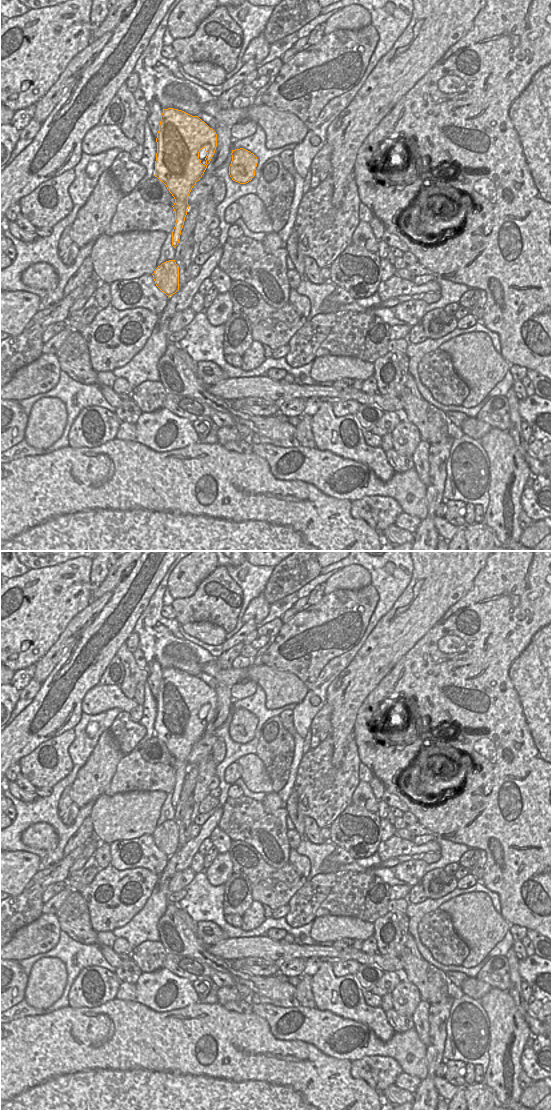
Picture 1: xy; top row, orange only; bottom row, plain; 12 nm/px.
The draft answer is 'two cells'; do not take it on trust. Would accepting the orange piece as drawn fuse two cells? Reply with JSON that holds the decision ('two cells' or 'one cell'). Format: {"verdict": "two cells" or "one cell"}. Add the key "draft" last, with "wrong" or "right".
{"verdict": "one cell", "draft": "wrong"}

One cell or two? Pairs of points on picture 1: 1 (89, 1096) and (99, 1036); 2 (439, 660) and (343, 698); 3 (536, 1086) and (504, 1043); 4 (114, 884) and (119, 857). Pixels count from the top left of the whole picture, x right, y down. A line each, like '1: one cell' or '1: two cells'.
1: one cell
2: two cells
3: two cells
4: two cells

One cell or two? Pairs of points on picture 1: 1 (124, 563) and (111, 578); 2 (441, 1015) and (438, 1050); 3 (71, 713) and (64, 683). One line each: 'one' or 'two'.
1: one
2: one
3: one

